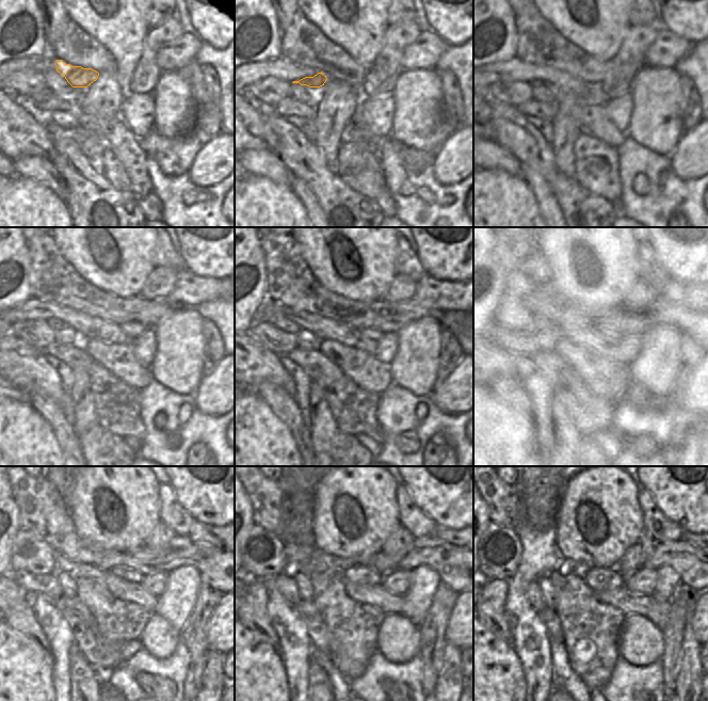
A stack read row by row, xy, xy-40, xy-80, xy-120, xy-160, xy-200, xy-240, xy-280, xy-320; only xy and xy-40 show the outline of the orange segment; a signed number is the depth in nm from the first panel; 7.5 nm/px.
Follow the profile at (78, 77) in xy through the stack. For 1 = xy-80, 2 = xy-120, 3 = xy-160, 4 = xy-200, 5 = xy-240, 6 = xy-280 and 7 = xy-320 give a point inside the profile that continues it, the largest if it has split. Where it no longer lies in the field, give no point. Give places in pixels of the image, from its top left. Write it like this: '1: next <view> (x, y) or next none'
1: next xy-80 (533, 83)
2: next xy-120 (55, 324)
3: next xy-160 (278, 320)
4: next xy-200 (510, 313)
5: next xy-240 (29, 553)
6: next xy-280 (262, 554)
7: next xy-320 (499, 550)

